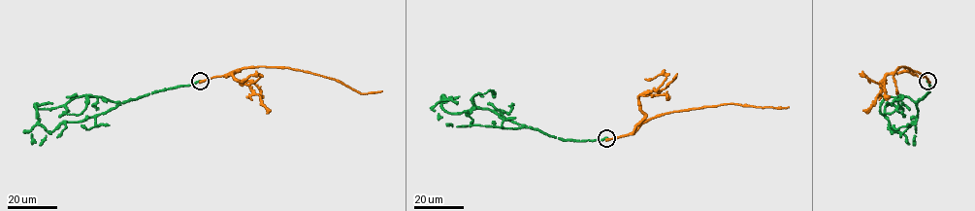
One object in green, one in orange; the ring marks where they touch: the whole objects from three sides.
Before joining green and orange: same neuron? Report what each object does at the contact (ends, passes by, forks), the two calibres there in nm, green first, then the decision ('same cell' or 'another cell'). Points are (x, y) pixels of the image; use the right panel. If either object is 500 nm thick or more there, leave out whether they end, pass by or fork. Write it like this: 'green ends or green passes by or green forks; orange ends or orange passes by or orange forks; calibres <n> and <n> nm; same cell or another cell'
calibres 480 and 600 nm; another cell

